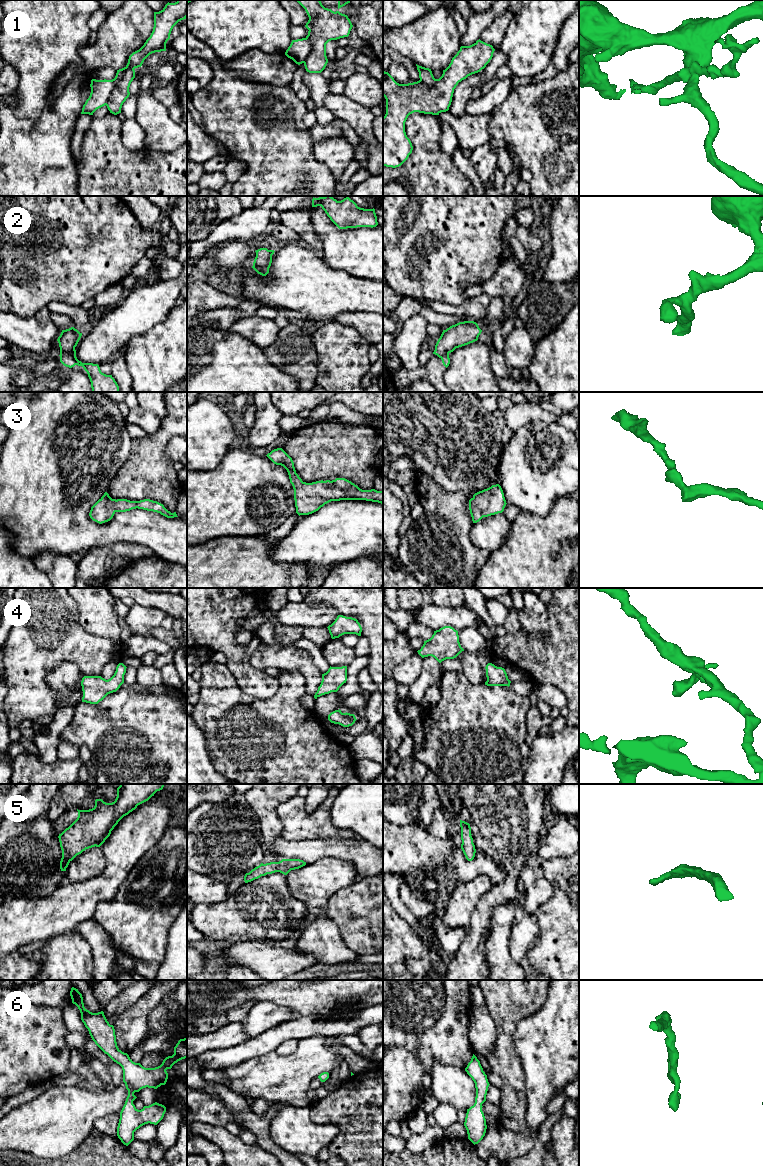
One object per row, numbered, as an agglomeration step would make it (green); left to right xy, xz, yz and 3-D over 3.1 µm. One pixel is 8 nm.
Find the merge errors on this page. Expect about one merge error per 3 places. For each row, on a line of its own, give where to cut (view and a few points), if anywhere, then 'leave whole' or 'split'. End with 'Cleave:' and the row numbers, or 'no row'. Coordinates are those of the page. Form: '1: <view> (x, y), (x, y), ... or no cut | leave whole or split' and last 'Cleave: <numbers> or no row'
1: xy (133, 68), (127, 68), (123, 72), (115, 83), (105, 104) | split
2: no cut | leave whole
3: no cut | leave whole
4: no cut | leave whole
5: no cut | leave whole
6: no cut | leave whole
Cleave: 1

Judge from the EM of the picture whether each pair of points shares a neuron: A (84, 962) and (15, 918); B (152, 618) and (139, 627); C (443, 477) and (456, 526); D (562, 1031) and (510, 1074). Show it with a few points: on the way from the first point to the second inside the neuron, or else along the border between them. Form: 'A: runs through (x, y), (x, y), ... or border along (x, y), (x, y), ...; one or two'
A: border along (70, 931), (65, 931), (46, 940); two
B: runs through (149, 618), (142, 624); one
C: border along (427, 476), (430, 476), (448, 491), (458, 491); two
D: border along (513, 1042), (524, 1073), (525, 1087); two

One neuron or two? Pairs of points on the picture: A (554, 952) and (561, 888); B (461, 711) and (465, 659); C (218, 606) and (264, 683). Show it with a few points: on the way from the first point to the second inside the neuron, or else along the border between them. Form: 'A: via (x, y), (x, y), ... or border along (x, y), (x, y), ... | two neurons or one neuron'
A: via (561, 936), (561, 904) | one neuron
B: border along (463, 672), (470, 682), (482, 683) | two neurons
C: via (218, 626), (218, 634), (244, 668) | one neuron

